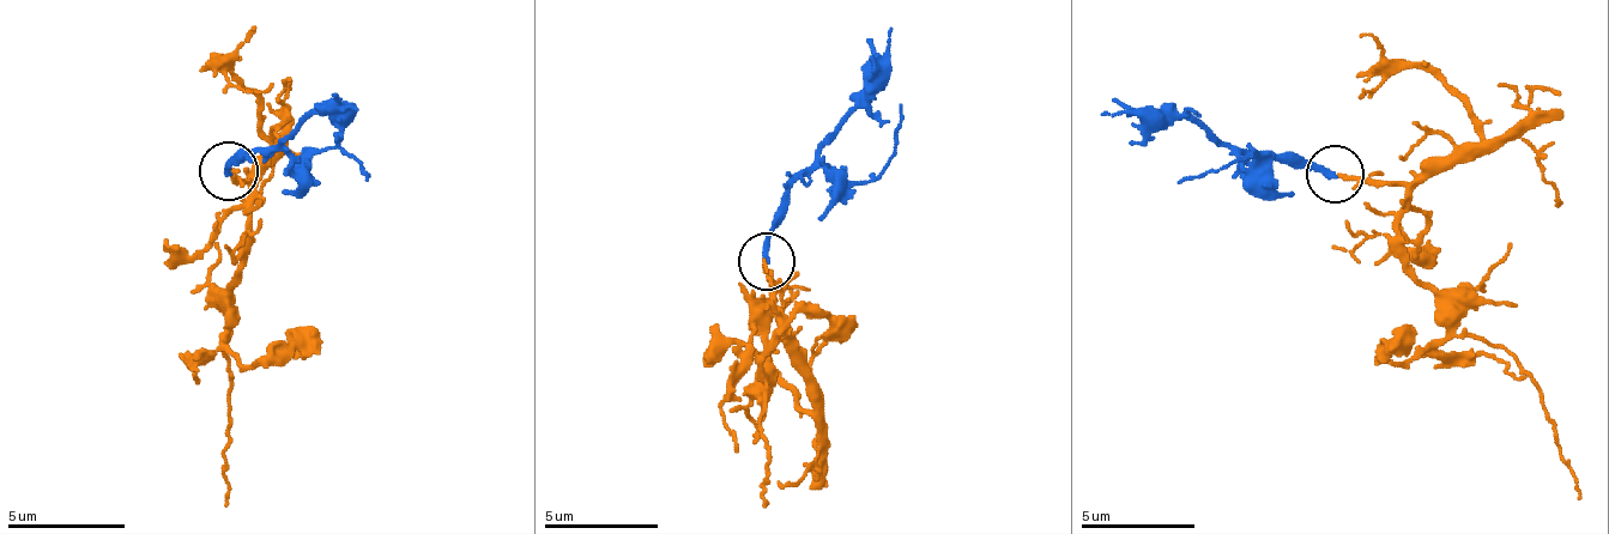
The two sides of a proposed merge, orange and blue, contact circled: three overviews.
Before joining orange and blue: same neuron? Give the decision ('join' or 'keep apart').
join

